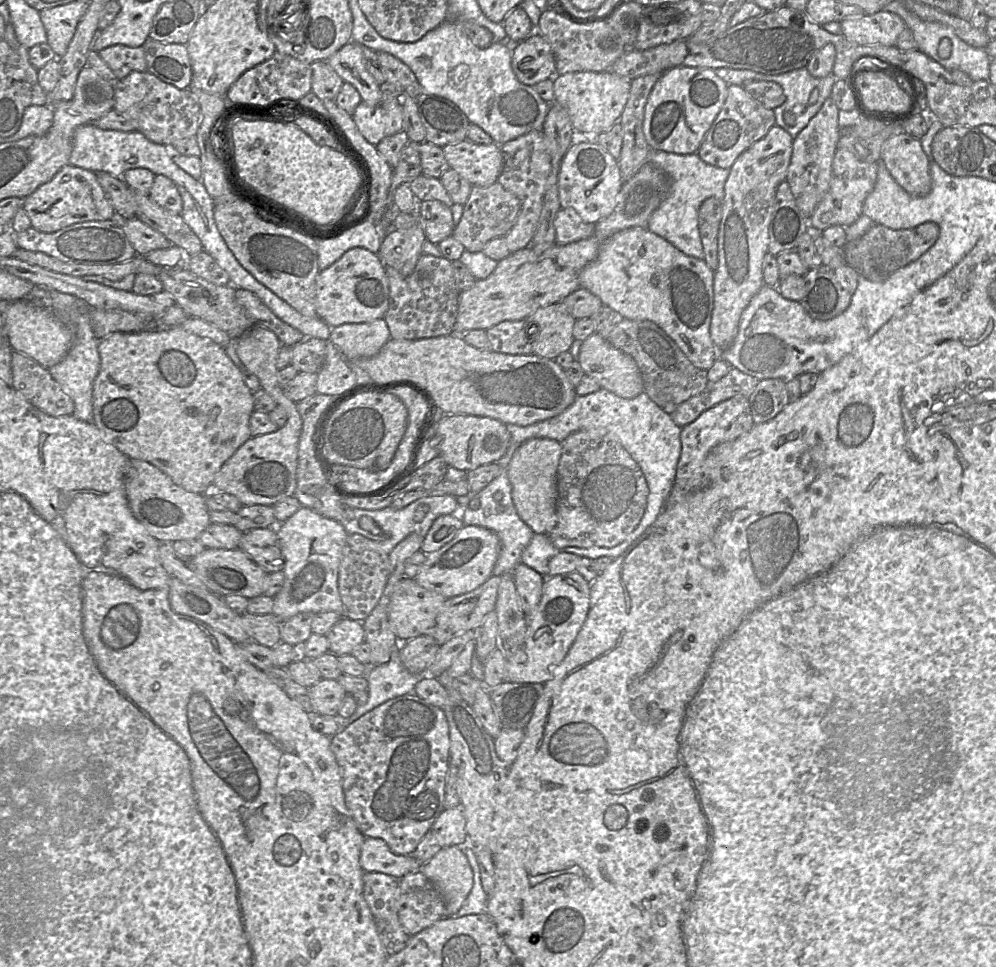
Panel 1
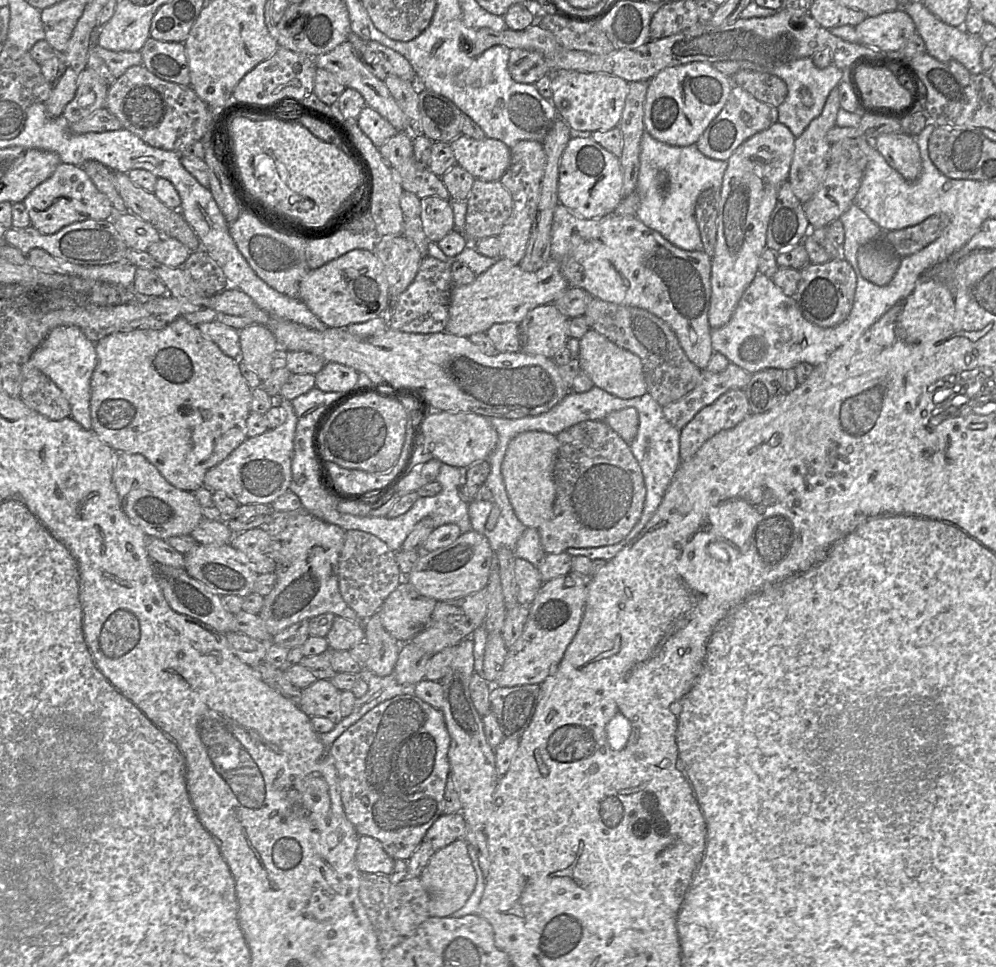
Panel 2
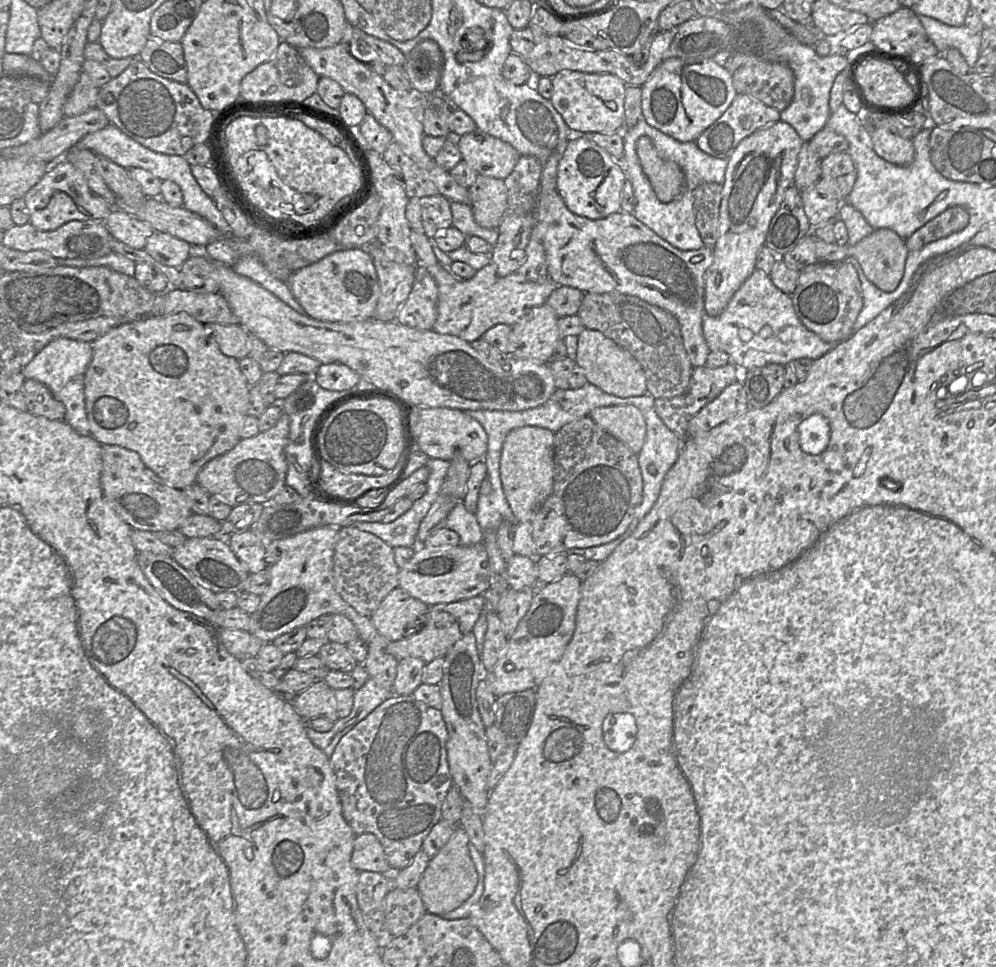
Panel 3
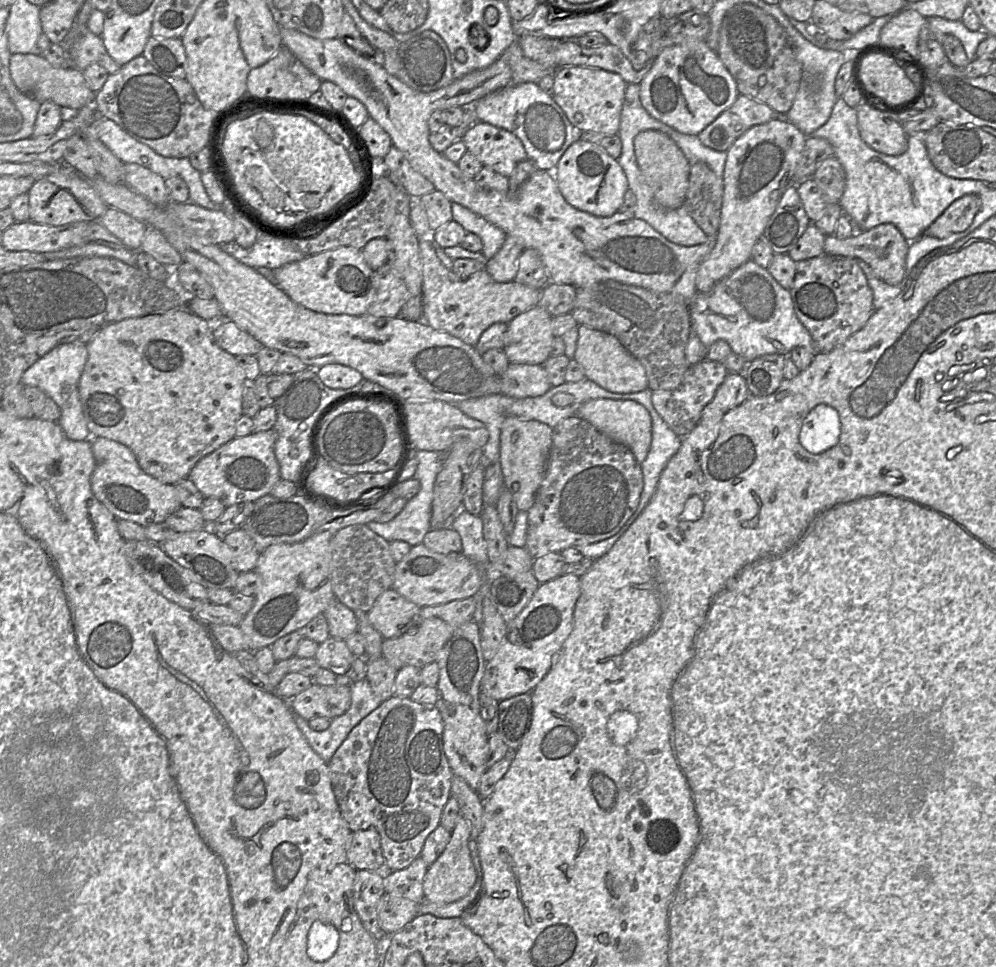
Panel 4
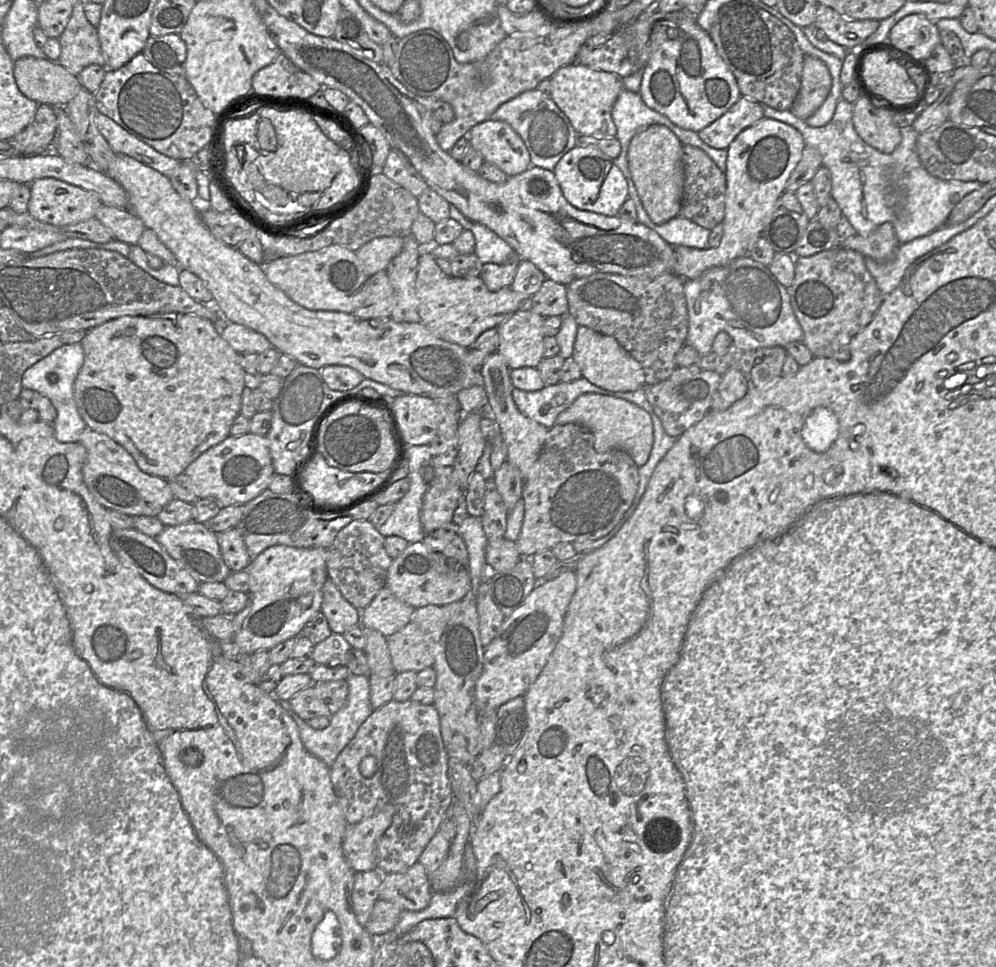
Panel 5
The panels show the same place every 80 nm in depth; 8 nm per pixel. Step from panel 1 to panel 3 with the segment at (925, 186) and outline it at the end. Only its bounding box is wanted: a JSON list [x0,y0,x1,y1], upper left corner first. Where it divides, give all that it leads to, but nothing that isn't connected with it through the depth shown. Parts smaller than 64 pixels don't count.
[870,127,915,167]

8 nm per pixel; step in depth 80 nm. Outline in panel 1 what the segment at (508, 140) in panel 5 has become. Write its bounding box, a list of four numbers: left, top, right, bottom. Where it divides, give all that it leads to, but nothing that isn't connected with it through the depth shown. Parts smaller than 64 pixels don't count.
[442,139,503,187]

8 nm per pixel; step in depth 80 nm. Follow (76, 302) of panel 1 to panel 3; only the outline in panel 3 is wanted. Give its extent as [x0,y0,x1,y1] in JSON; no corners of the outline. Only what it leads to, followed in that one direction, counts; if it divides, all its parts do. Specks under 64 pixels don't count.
[21,338,92,436]

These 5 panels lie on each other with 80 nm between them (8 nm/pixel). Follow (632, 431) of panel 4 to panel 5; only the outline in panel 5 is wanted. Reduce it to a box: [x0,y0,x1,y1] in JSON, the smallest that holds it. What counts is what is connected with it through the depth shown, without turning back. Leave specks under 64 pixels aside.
[556,394,654,467]

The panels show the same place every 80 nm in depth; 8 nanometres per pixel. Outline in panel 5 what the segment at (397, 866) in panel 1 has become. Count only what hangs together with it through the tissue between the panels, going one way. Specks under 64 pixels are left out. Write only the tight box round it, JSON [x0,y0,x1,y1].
[342,805,395,872]

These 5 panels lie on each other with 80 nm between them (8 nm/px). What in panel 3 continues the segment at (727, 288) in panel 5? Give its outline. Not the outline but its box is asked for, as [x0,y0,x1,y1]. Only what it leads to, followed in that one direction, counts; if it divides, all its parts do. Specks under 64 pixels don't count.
[702,269,838,371]

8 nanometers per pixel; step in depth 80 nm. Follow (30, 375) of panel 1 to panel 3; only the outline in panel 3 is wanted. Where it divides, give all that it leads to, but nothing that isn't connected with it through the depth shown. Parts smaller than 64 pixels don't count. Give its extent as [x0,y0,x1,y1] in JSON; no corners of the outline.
[23,379,65,420]

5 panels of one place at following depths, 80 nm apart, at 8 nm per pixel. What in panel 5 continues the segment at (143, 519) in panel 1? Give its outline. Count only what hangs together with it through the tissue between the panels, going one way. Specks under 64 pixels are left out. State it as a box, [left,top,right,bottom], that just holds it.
[78,428,175,517]

